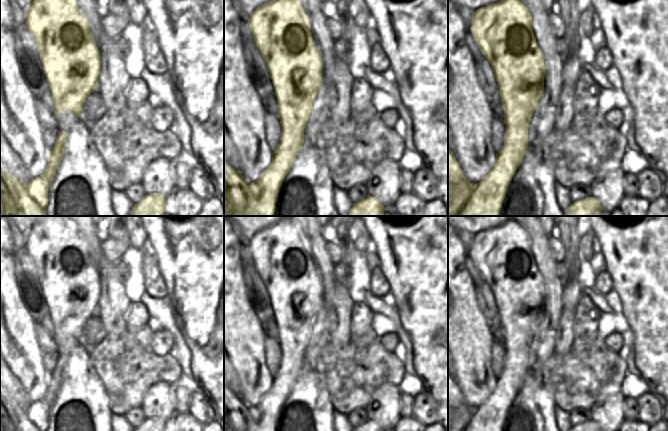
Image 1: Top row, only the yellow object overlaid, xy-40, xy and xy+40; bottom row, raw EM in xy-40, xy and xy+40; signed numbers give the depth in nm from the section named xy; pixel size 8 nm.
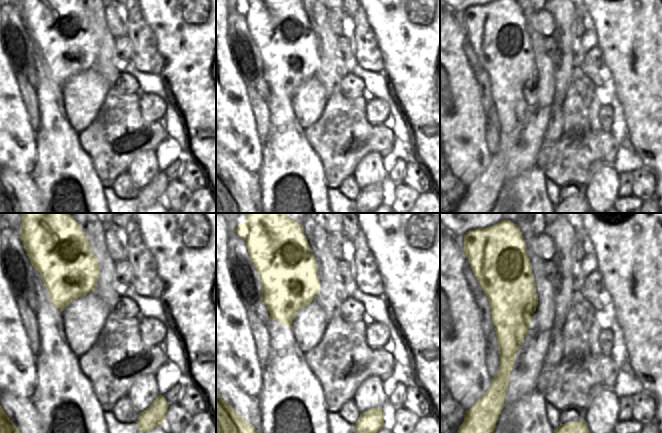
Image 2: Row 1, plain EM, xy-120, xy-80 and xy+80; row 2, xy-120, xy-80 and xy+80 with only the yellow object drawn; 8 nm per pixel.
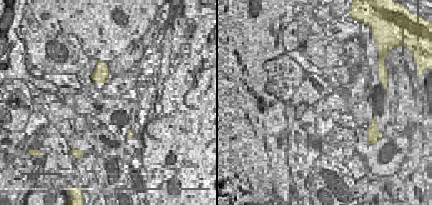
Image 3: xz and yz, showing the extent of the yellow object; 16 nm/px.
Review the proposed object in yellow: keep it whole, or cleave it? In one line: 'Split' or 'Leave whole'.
Split.

